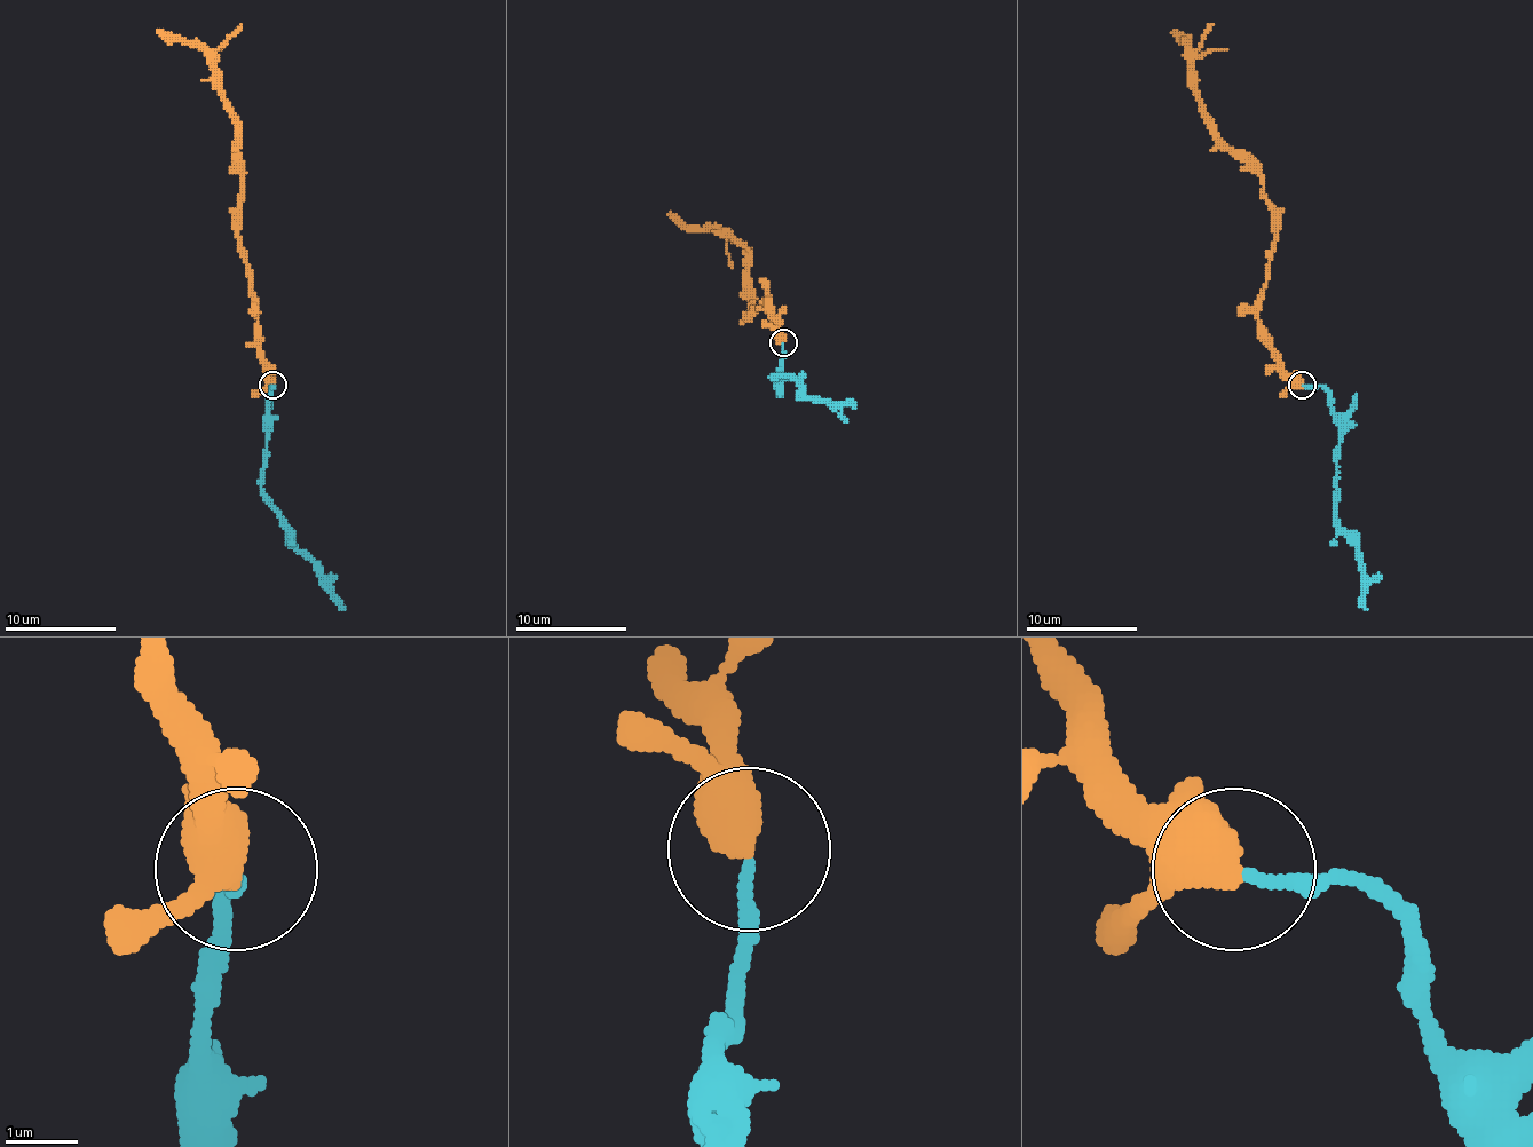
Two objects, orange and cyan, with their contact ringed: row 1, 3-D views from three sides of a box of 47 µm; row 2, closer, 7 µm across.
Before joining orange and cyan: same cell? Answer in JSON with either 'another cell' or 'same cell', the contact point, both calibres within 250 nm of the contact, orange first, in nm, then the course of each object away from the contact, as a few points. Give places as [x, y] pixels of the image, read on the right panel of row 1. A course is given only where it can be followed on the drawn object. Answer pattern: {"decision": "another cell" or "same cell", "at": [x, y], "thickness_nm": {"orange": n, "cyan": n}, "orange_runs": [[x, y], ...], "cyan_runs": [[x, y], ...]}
{"decision": "same cell", "at": [1302, 385], "thickness_nm": {"orange": 460, "cyan": 180}, "orange_runs": [[1303, 385], [1283, 369], [1258, 318], [1274, 206], [1264, 181], [1218, 136], [1199, 97], [1188, 41], [1174, 30]], "cyan_runs": [[1303, 385], [1319, 385], [1328, 394], [1338, 427], [1336, 525], [1356, 545], [1361, 564], [1361, 603], [1367, 609]]}

